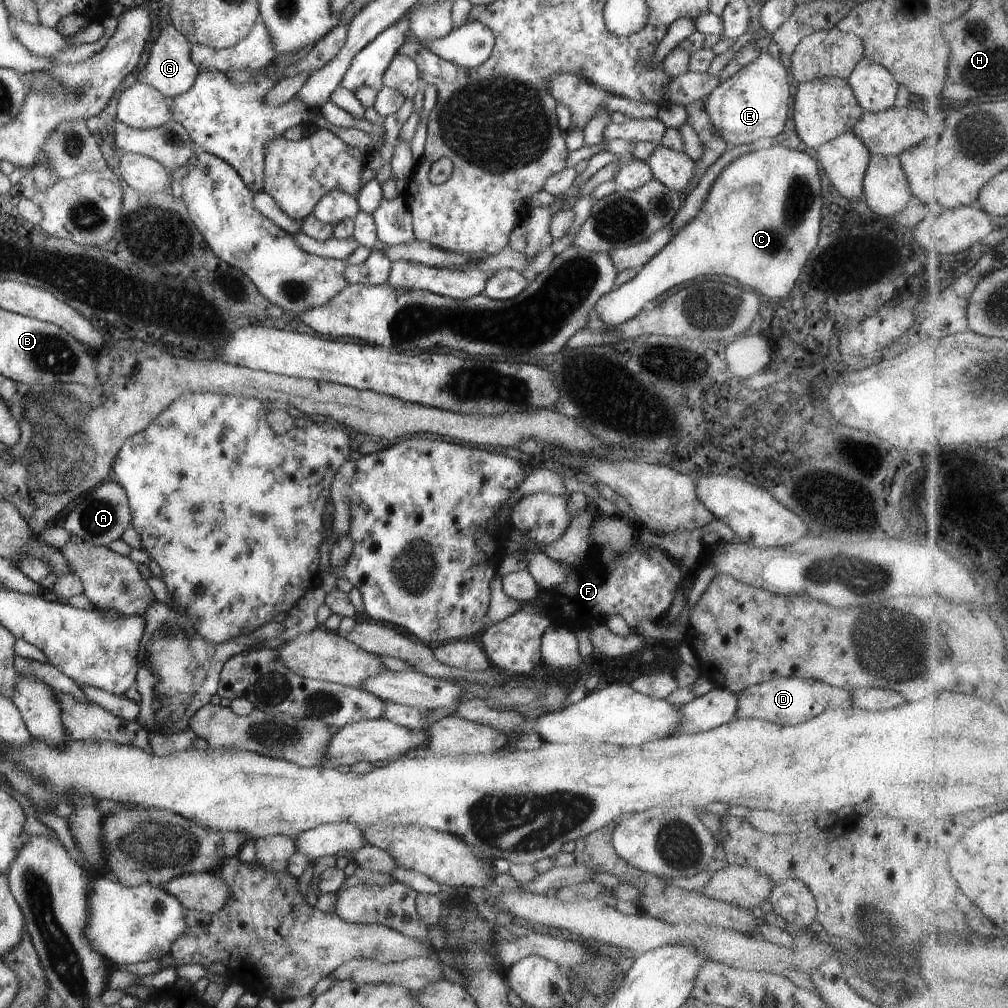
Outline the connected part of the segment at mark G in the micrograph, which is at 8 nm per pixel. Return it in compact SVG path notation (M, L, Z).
M161 22L159 34L151 44L152 48L149 48L147 63L139 70L137 81L152 86L165 98L175 98L177 94L189 90L198 74L198 69L191 62L190 45L190 42L187 42L183 34L179 34L171 23Z

